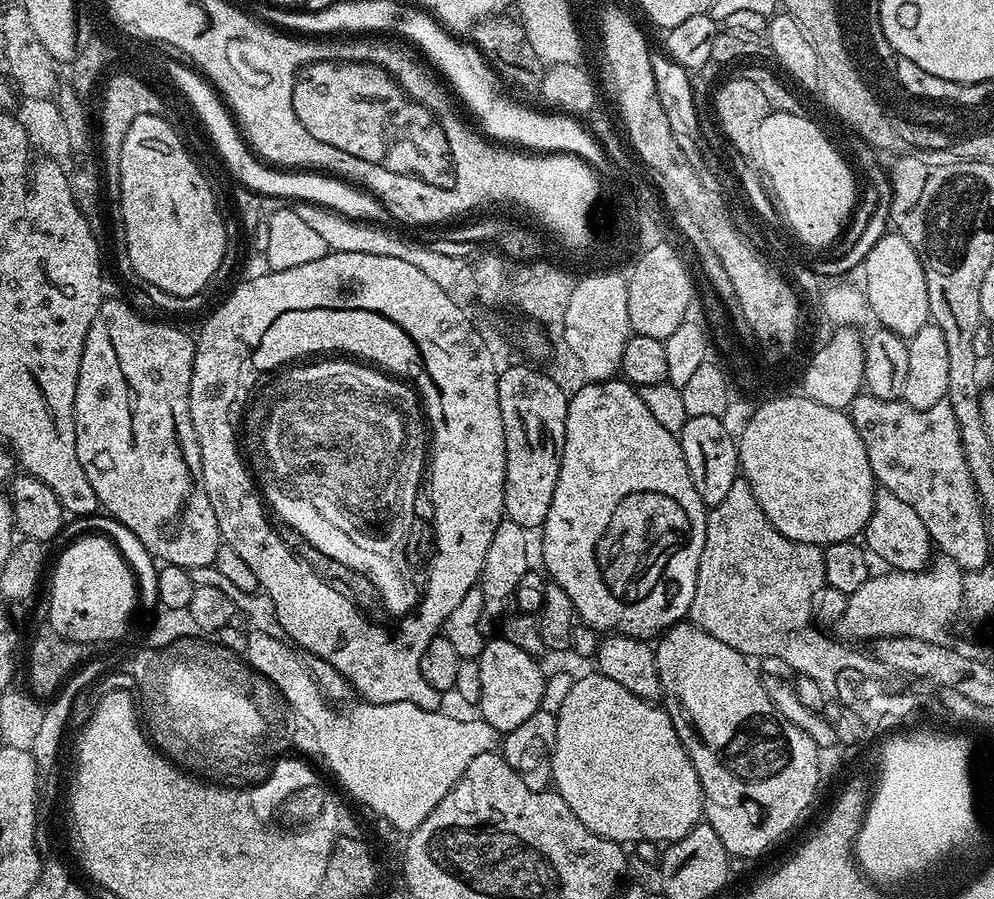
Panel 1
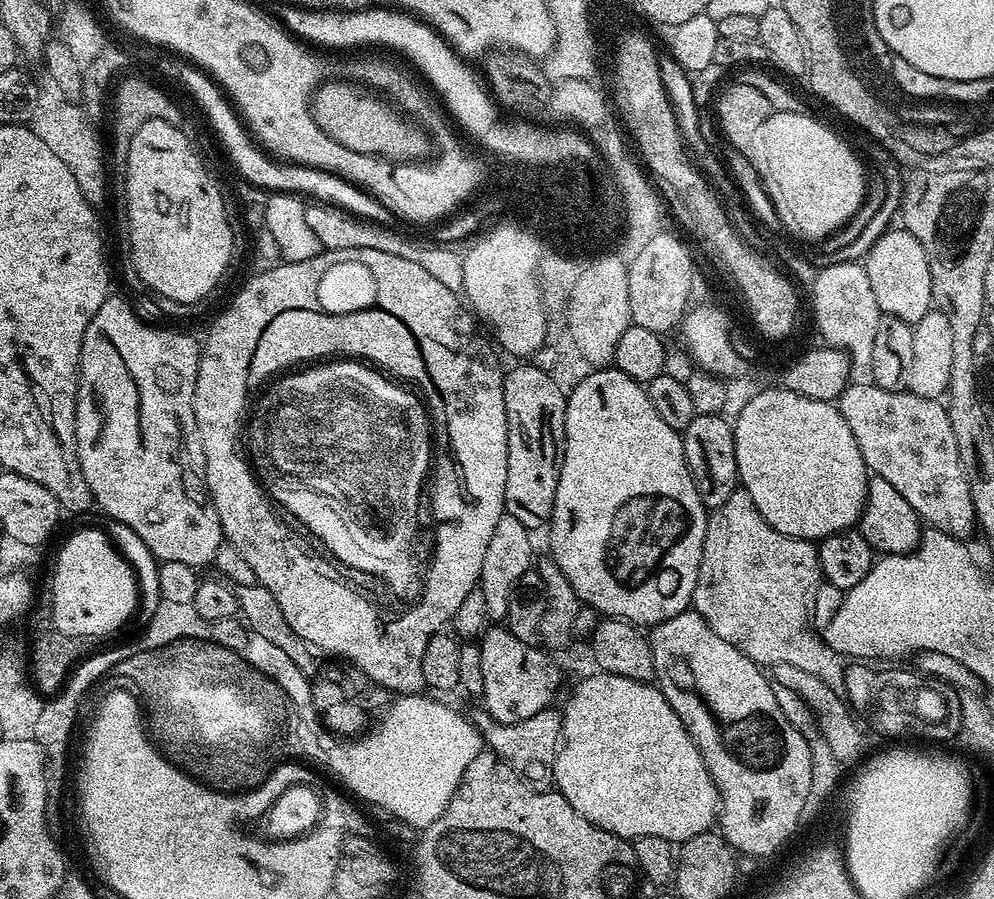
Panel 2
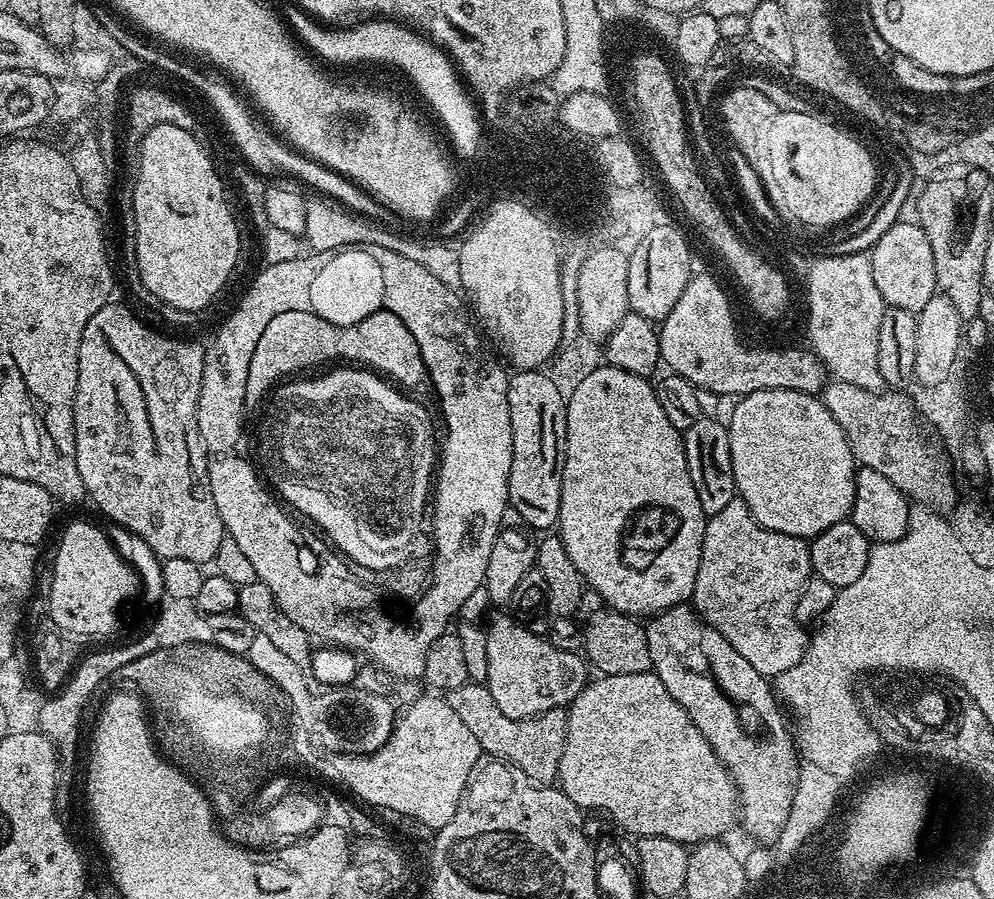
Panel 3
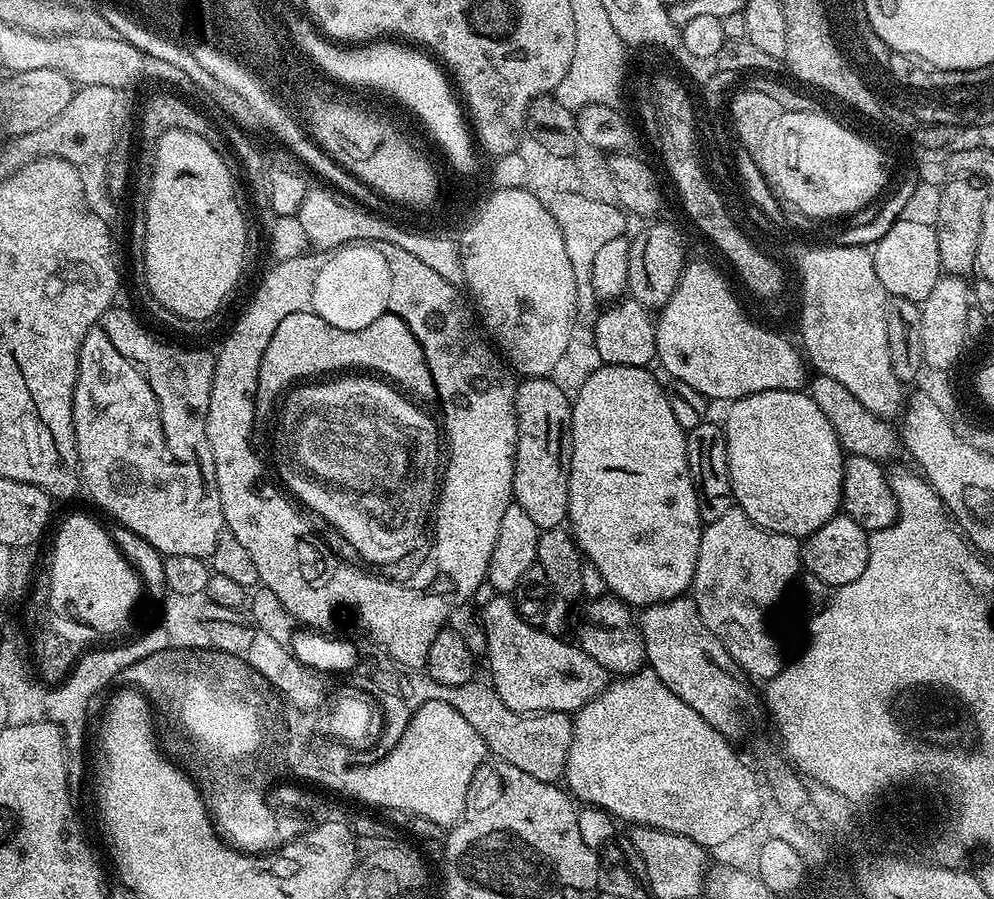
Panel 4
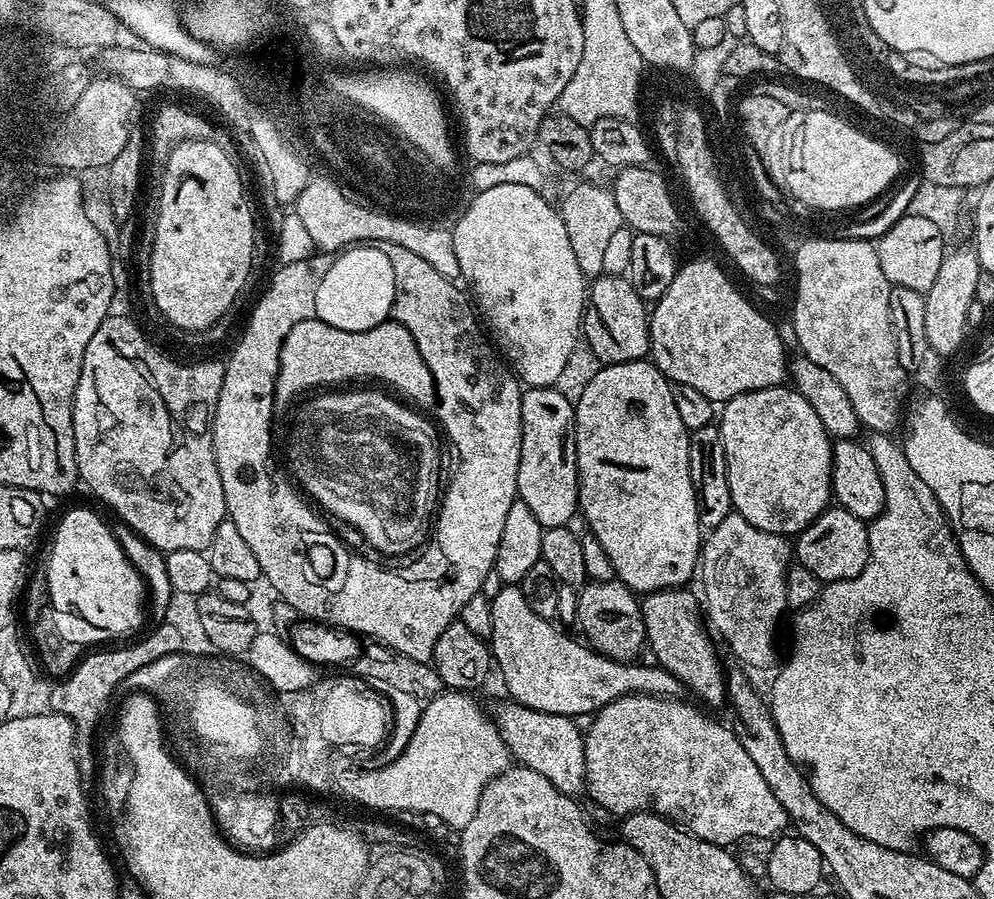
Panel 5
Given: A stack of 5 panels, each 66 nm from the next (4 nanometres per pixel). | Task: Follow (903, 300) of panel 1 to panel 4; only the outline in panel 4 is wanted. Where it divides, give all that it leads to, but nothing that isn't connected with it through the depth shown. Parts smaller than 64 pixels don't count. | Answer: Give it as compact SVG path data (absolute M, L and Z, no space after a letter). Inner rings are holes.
M901 218L884 237L871 249L874 262L874 274L878 274L878 282L888 291L889 297L897 296L906 298L910 302L920 304L926 298L930 298L930 290L939 282L942 275L940 267L940 255L938 254L938 234L931 223L923 224L920 220L908 220Z

